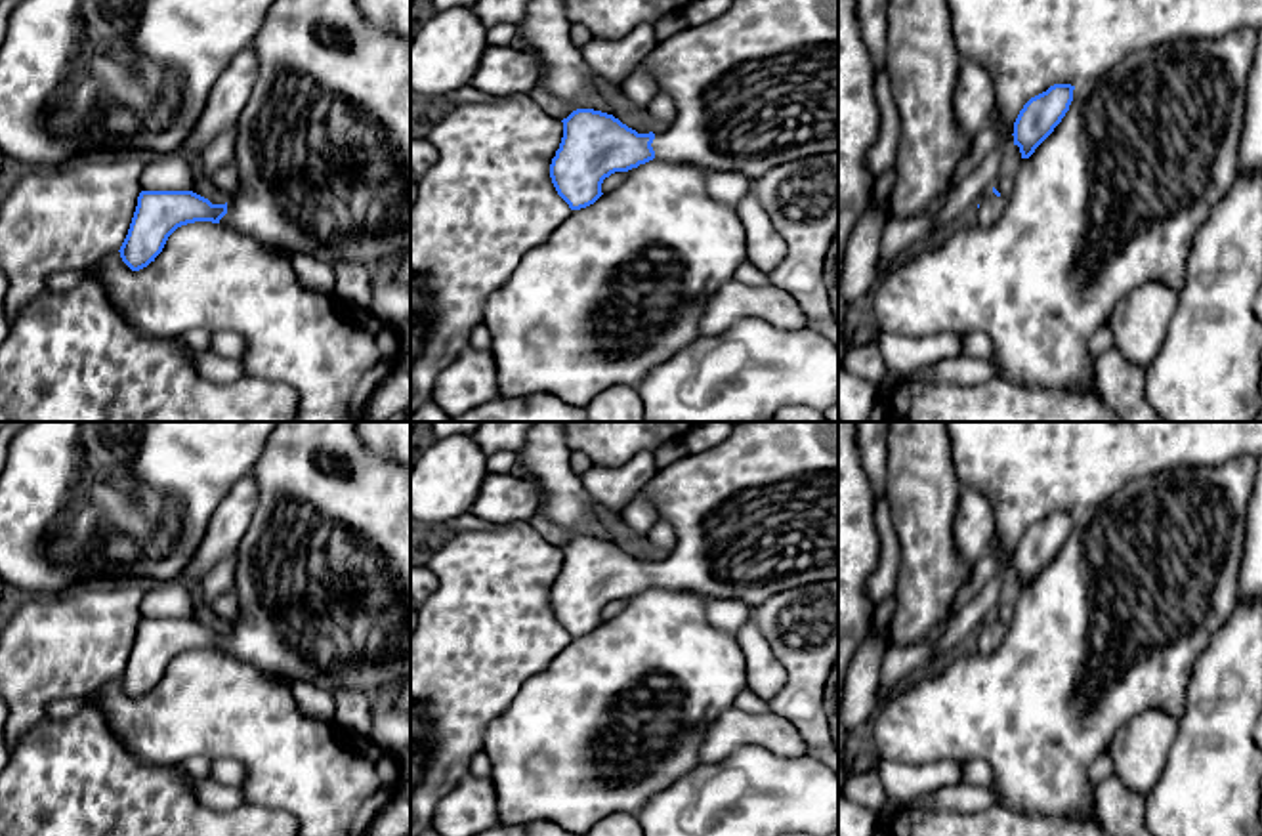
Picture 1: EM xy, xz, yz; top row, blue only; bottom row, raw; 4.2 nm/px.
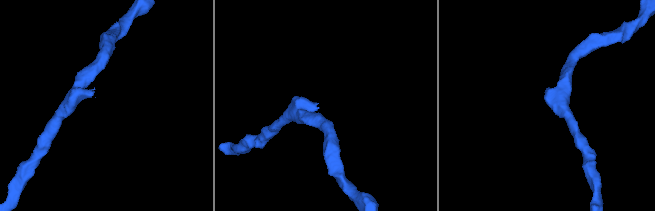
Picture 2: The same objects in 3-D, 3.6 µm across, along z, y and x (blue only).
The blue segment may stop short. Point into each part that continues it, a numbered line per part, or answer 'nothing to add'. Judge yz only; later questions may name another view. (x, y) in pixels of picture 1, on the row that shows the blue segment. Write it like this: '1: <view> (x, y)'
1: yz (991, 207)

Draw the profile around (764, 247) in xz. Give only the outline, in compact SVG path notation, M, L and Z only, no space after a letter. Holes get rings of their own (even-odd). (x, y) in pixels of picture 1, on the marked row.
M750 181L748 193L735 206L745 227L747 260L760 271L773 271L787 256L787 244L775 231L769 214L762 208L754 195L756 181Z

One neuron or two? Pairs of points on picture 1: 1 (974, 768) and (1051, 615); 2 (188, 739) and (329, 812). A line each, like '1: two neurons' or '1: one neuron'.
1: two neurons
2: one neuron

